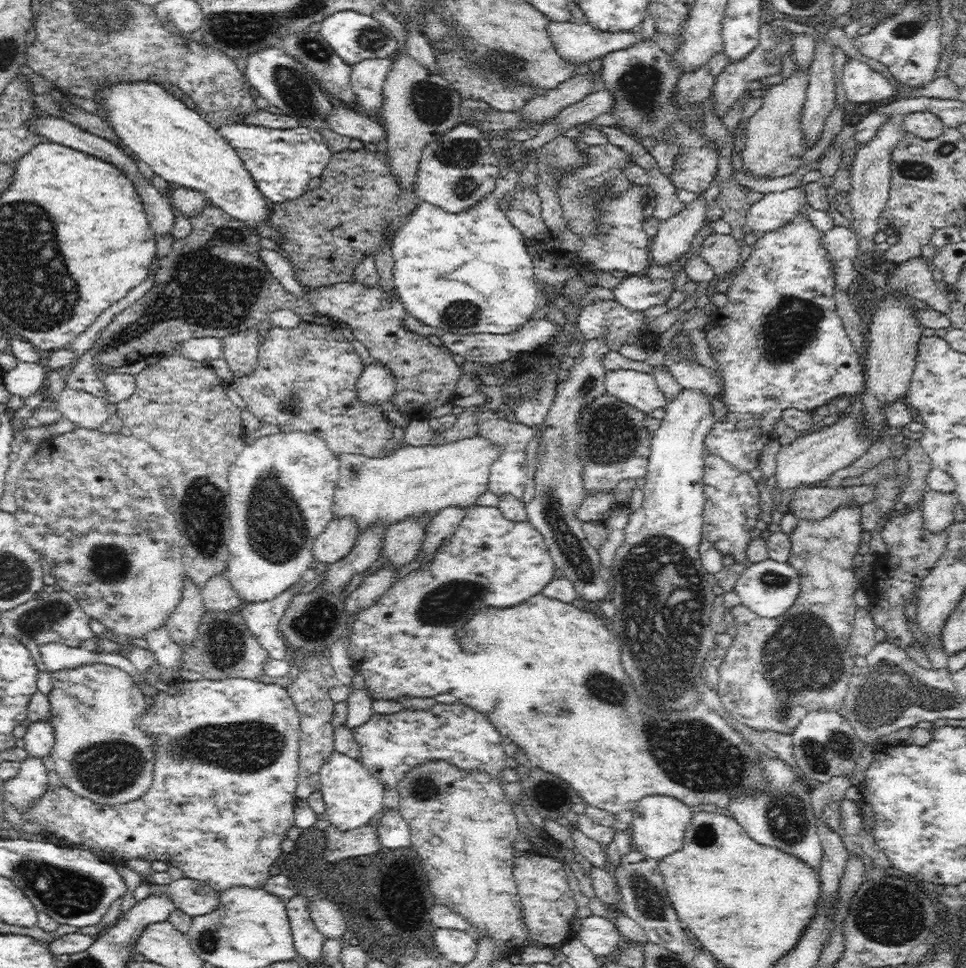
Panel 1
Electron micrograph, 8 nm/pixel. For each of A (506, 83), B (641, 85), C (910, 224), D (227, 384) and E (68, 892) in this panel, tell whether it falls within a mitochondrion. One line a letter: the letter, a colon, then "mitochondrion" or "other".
A: mitochondrion
B: mitochondrion
C: other
D: other
E: mitochondrion

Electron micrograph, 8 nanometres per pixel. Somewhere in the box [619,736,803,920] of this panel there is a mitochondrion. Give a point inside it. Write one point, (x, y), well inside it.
(705, 835)

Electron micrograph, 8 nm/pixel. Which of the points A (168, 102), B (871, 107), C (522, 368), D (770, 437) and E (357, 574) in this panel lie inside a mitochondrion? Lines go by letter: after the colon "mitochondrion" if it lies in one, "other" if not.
A: other
B: other
C: other
D: other
E: other

